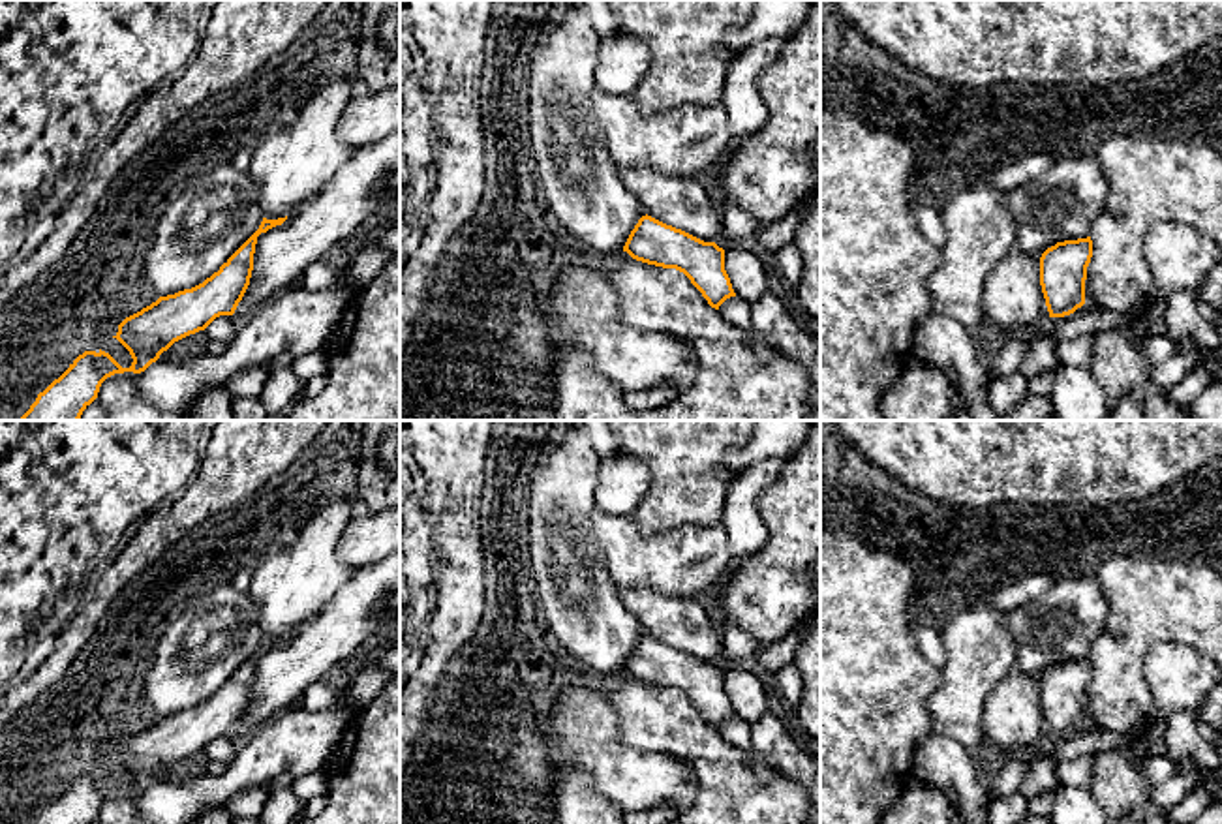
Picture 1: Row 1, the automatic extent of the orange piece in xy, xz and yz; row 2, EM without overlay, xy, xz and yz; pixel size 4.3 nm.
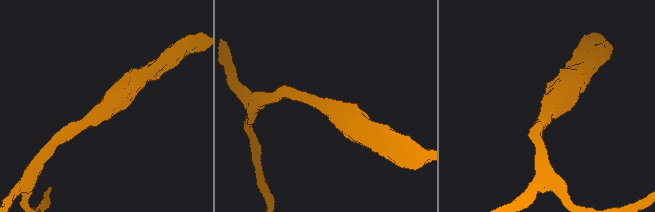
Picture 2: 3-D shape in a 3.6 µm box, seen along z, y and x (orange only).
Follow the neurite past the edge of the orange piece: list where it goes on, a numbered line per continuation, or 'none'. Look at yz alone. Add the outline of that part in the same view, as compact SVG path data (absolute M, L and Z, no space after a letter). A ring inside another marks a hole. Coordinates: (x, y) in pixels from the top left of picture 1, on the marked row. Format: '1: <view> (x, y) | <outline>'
none

